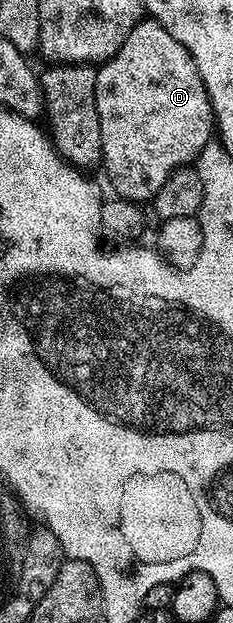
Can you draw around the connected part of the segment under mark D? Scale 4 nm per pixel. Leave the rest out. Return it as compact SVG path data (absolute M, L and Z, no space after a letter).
M152 17L142 18L140 23L135 24L131 33L127 33L127 41L123 41L121 48L115 54L106 59L97 67L97 80L95 81L95 109L99 109L99 125L101 126L101 162L103 172L109 178L113 186L112 194L118 199L129 199L132 203L148 204L167 185L167 179L174 175L181 167L190 166L201 155L201 150L206 147L215 135L215 120L213 117L213 106L209 104L209 94L203 85L203 77L199 77L199 69L187 49L171 37L163 25L159 25Z

